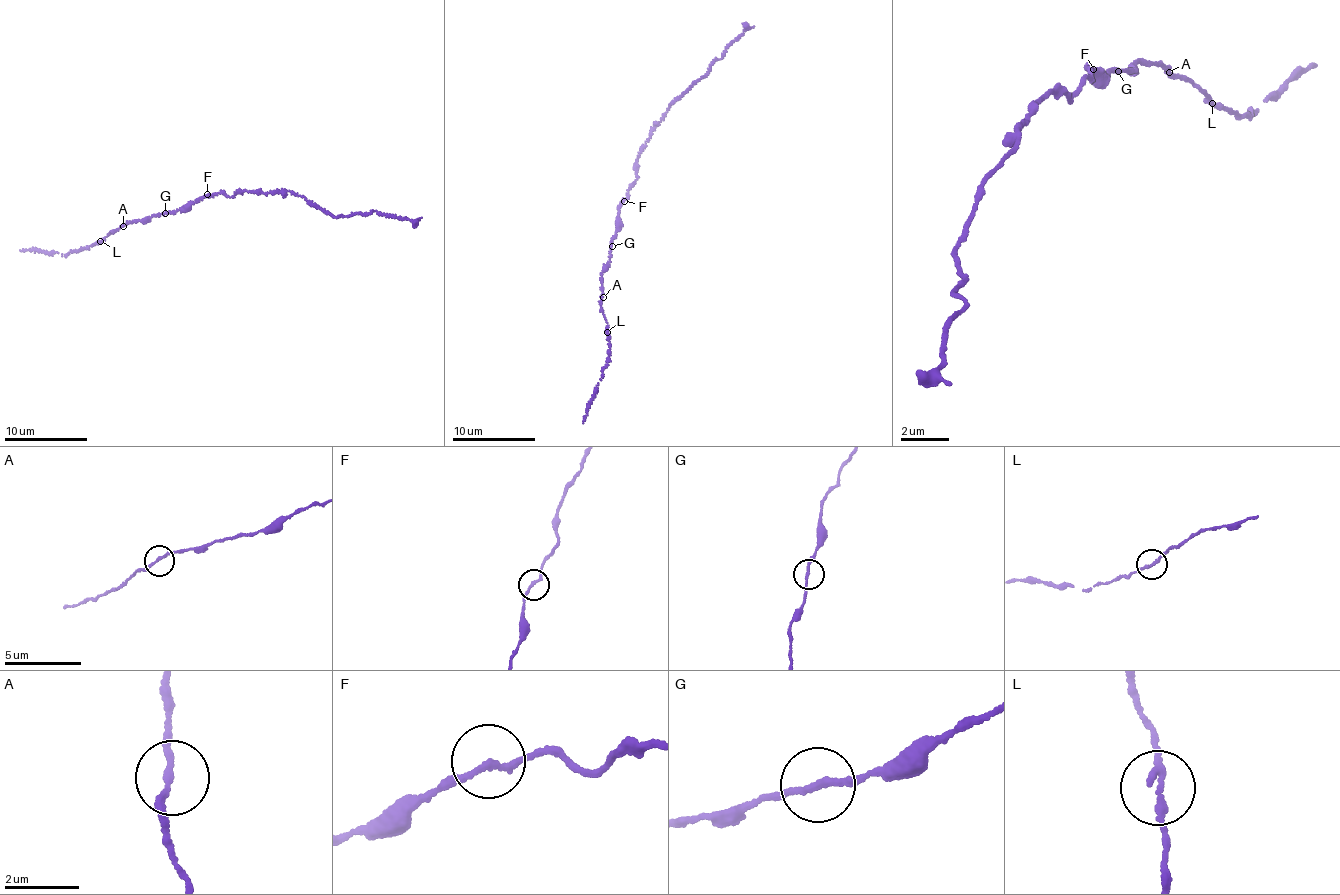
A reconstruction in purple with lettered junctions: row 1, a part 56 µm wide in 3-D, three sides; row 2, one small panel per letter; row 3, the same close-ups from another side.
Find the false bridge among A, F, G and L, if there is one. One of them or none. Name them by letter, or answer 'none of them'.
none of them

